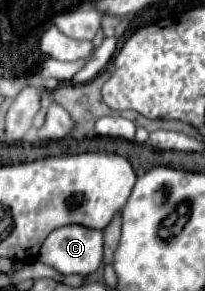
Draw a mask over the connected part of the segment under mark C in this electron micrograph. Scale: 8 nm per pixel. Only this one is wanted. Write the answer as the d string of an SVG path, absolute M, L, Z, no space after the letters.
M81 225L59 227L45 239L37 259L63 275L91 275L103 261L103 233Z

